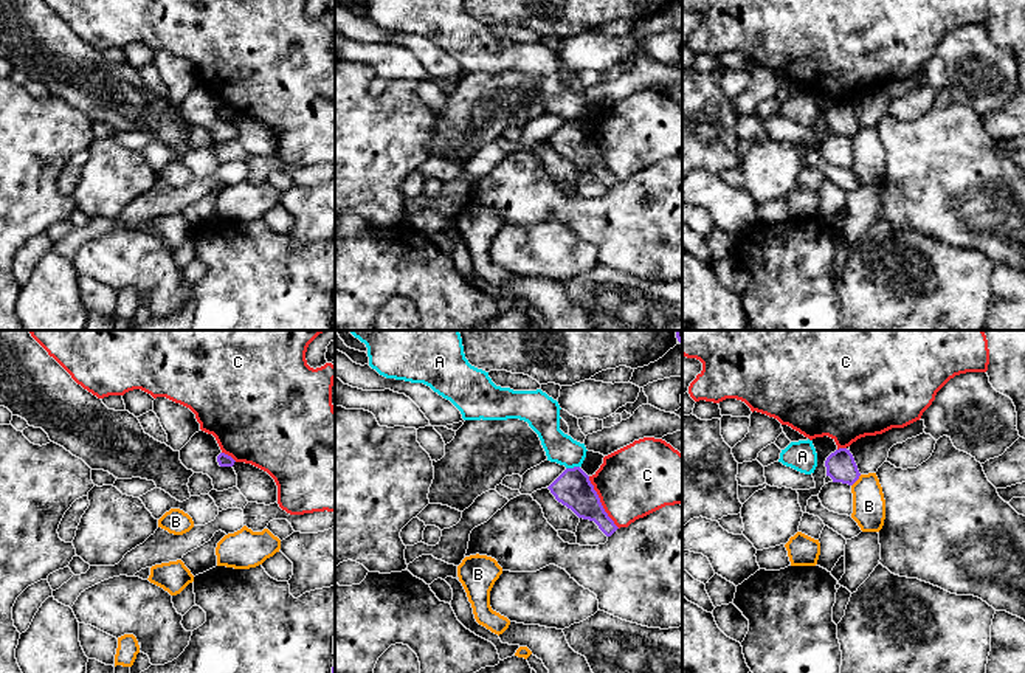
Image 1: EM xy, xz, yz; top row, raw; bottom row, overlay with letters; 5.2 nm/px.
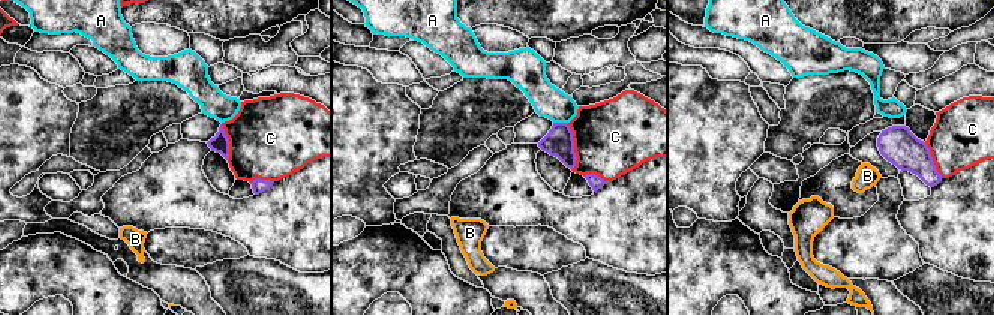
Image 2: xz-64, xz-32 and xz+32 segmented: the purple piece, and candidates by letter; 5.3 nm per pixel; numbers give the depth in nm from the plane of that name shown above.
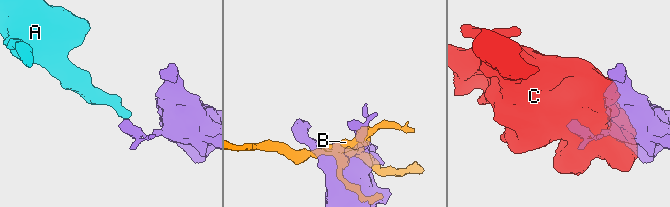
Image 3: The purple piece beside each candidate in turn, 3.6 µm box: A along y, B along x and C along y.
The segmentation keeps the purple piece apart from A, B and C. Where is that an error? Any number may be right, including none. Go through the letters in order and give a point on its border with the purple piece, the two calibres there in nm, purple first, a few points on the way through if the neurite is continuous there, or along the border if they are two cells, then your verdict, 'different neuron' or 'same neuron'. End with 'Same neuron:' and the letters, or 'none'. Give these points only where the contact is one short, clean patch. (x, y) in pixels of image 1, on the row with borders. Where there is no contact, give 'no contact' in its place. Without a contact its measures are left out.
A: xz (574, 467) | 190/160 nm | along xz (579, 465), (566, 469) | different neuron
B: yz (856, 479) | 160/180 nm | different neuron
C: xz (600, 503) | 190/380 nm | different neuron
Same neuron: none

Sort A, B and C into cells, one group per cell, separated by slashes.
A / B / C

